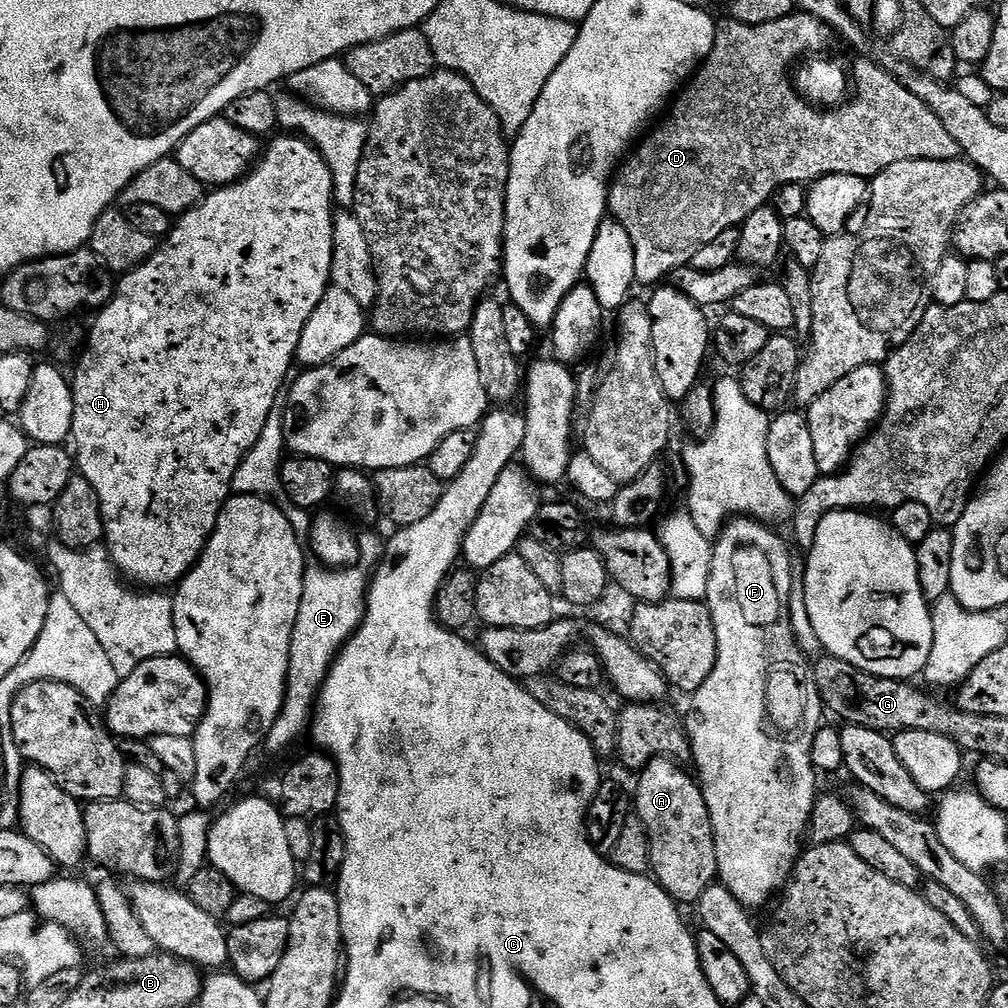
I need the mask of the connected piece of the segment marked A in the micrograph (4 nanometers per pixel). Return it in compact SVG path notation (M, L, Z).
M656 756L639 769L640 781L634 792L634 815L641 820L648 835L649 866L657 884L677 905L695 905L717 879L714 830L710 810L693 773L679 768L670 756Z

